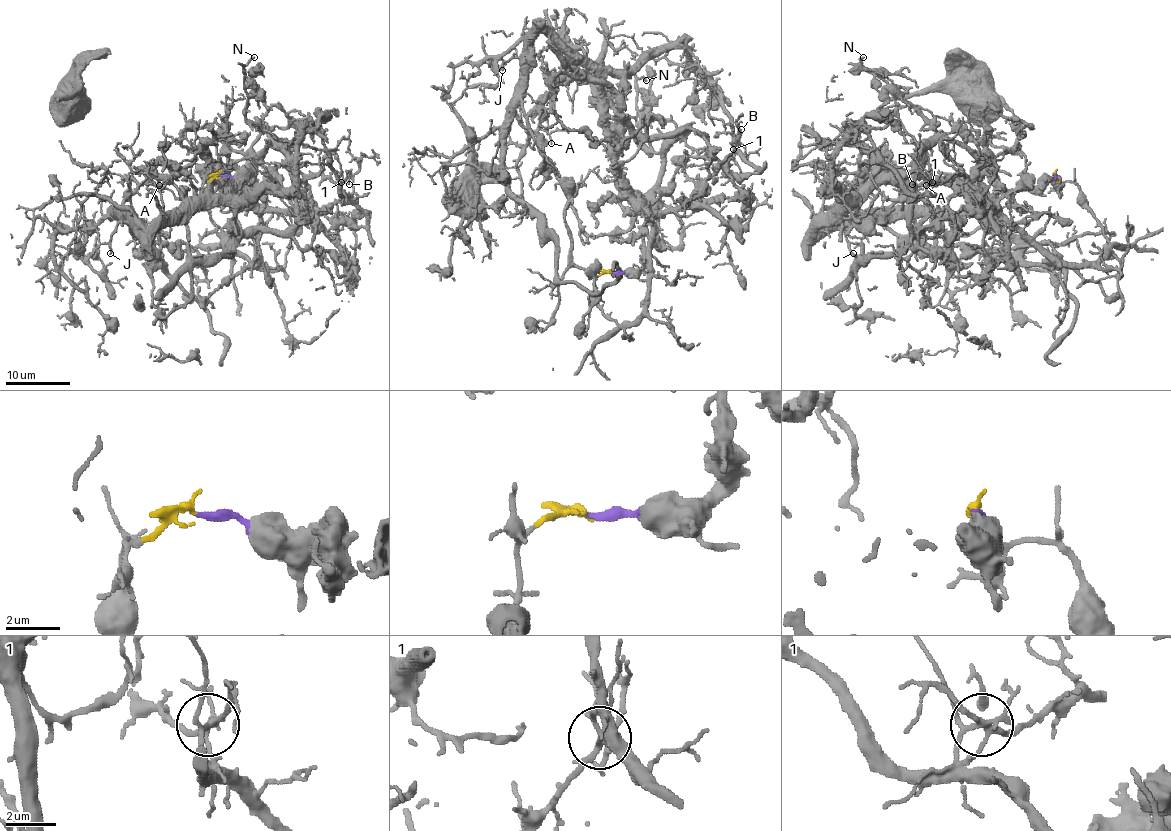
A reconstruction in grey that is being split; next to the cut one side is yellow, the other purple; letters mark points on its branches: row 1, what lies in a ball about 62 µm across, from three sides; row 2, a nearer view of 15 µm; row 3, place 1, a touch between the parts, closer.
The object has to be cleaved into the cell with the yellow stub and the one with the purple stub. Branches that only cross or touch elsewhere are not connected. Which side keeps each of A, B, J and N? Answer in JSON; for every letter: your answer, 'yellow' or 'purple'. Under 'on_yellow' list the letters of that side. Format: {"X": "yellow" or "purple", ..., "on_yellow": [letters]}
{"A": "yellow", "B": "yellow", "J": "yellow", "N": "purple", "on_yellow": ["A", "B", "J"]}

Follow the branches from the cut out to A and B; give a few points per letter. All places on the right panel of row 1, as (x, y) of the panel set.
A: (1055, 174), (1103, 229), (1092, 264), (1053, 262), (977, 195), (923, 177), (871, 184), (814, 228), (926, 186)
B: (1055, 174), (1103, 229), (1108, 249), (1092, 264), (1053, 262), (964, 176), (922, 173), (912, 184)

